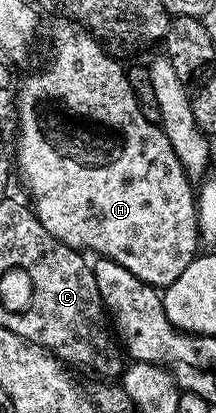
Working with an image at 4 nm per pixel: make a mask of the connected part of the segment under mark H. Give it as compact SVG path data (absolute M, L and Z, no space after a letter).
M61 20L50 30L50 42L54 45L54 51L50 54L50 63L43 70L30 74L22 82L22 87L16 90L16 119L18 118L18 162L16 158L16 174L22 177L26 190L30 193L29 205L34 215L44 224L44 228L51 236L62 242L65 246L71 246L73 250L87 252L95 250L94 254L114 261L118 265L132 272L133 276L147 282L155 288L165 288L192 264L192 260L200 250L200 235L198 233L198 203L196 190L191 179L186 177L184 168L168 140L168 136L162 131L161 125L148 121L139 106L139 95L129 84L127 71L112 55L107 47L99 39L95 38L89 30L78 25L73 20Z

